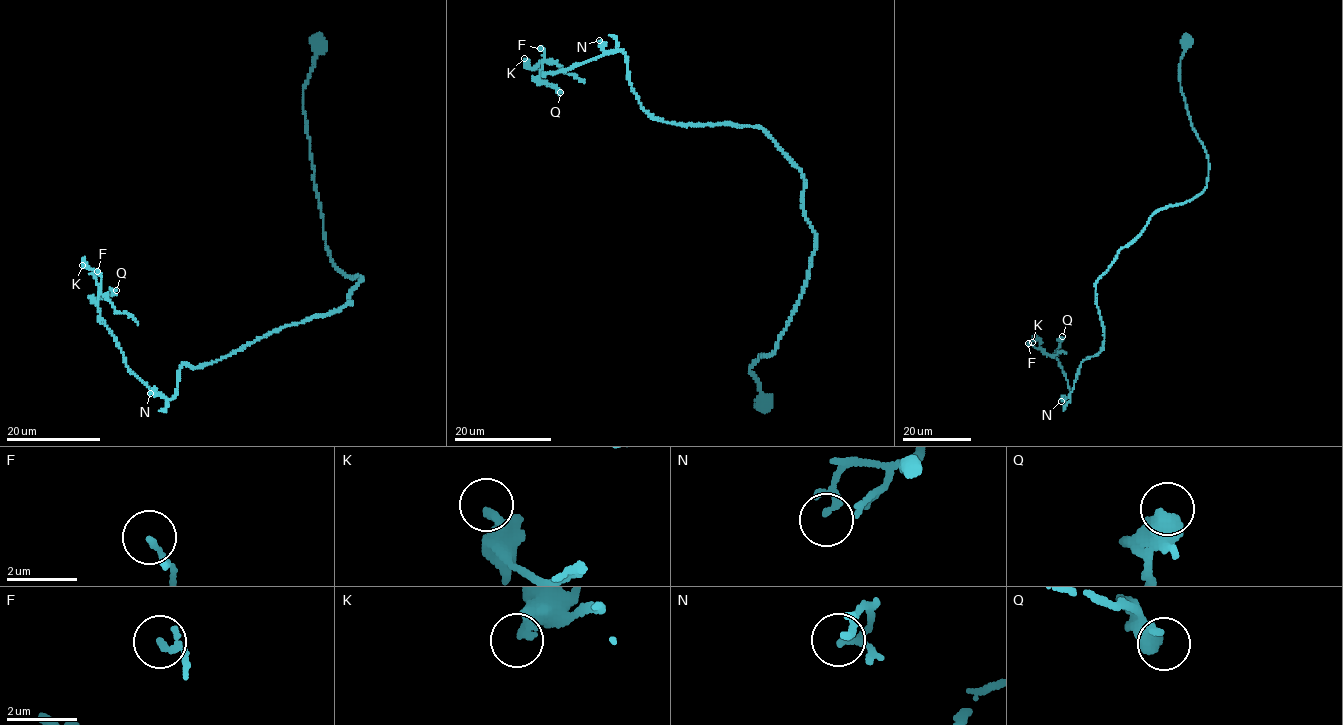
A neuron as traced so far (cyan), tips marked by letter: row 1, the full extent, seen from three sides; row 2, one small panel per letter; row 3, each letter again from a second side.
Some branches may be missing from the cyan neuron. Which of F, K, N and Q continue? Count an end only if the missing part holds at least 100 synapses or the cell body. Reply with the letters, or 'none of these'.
none of these

